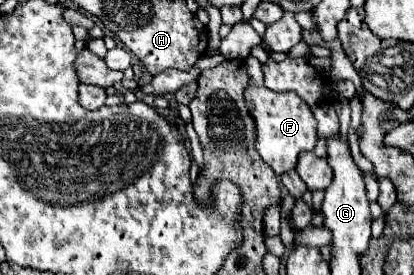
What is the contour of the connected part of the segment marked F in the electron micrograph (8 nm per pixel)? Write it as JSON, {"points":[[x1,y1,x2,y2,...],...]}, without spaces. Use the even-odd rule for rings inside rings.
{"points":[[247,57,247,71,251,75,251,81,255,85,247,87,245,91,245,103,247,109,251,111,255,123,257,123,257,151,263,157,263,161,277,173,285,173,295,169,297,157,301,151,311,151,317,143,317,121,303,99,295,93,273,93,263,87,263,73,261,73,261,63,255,57]]}

